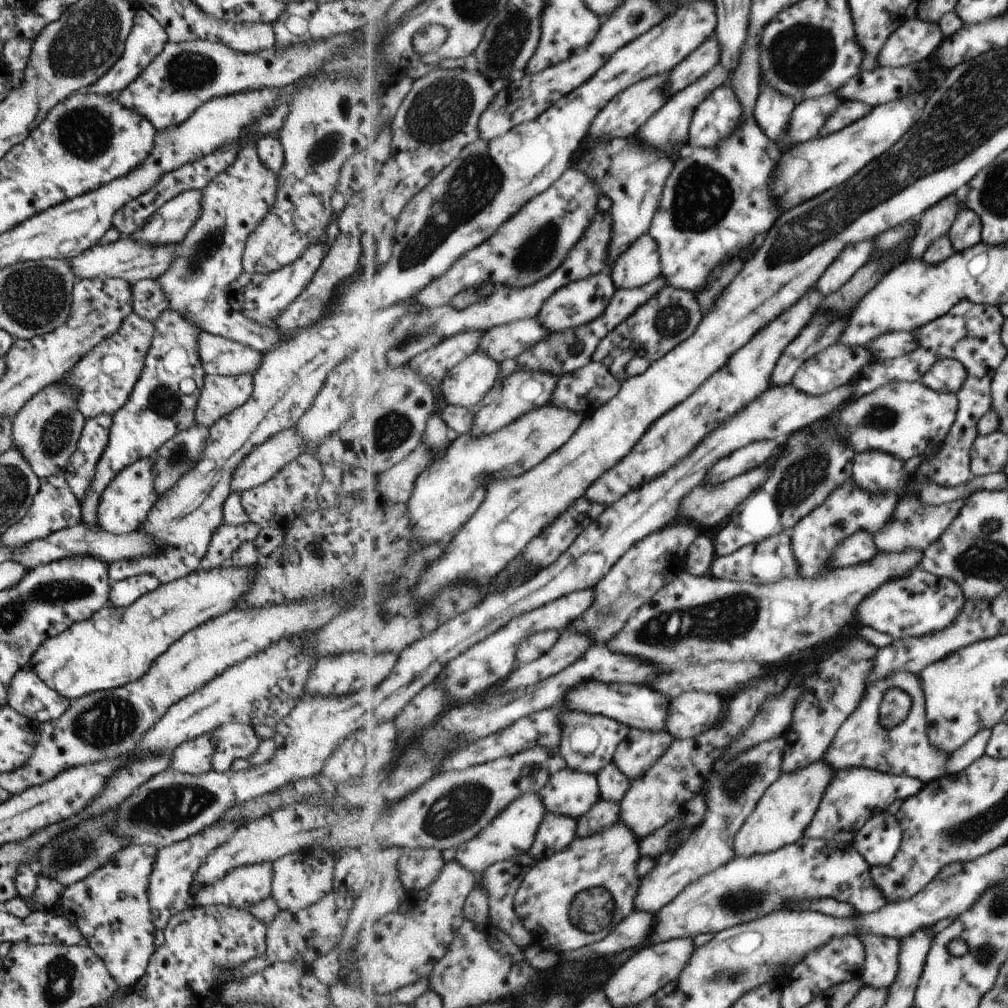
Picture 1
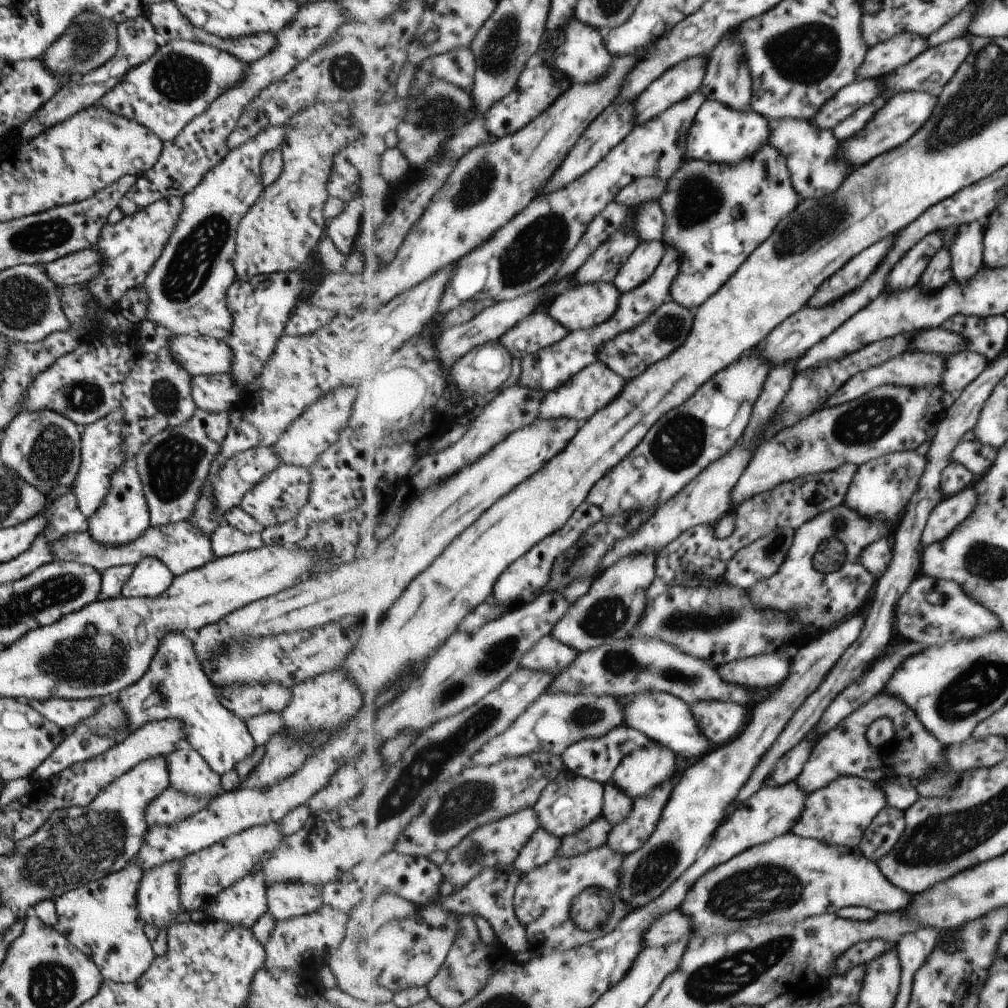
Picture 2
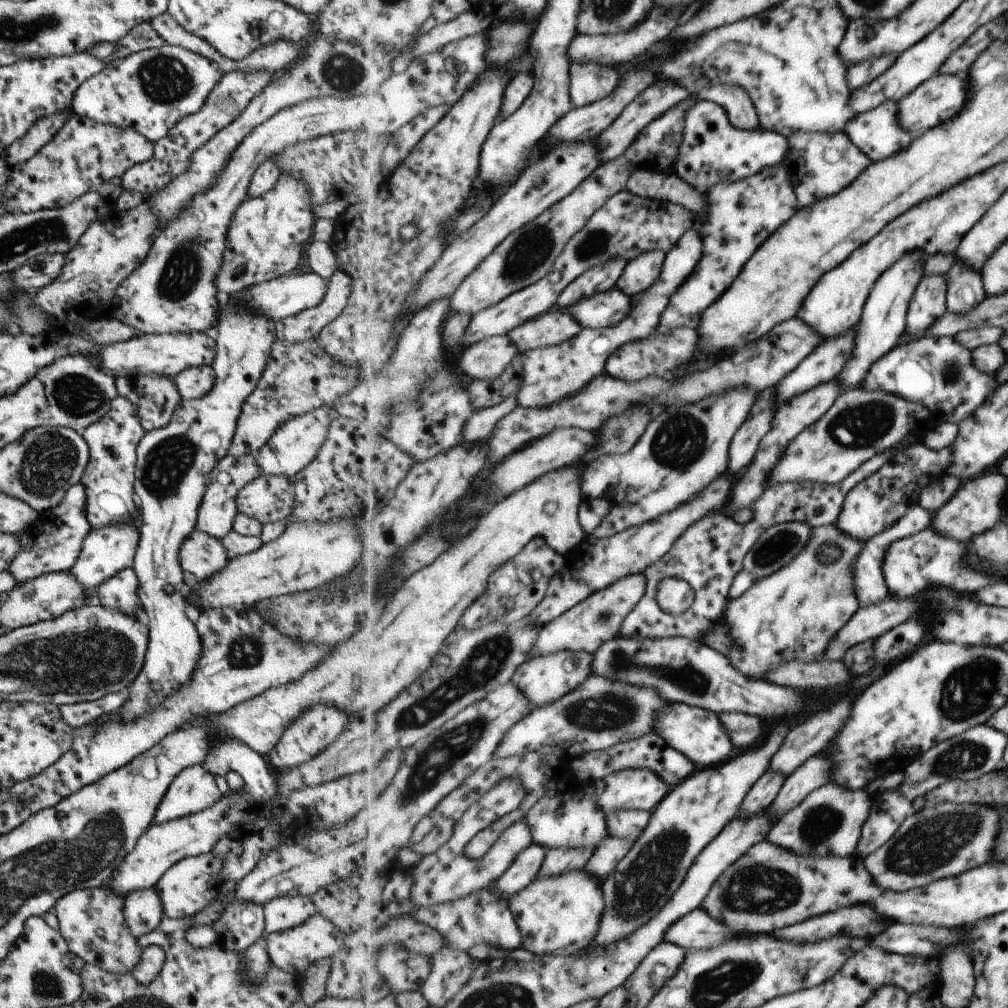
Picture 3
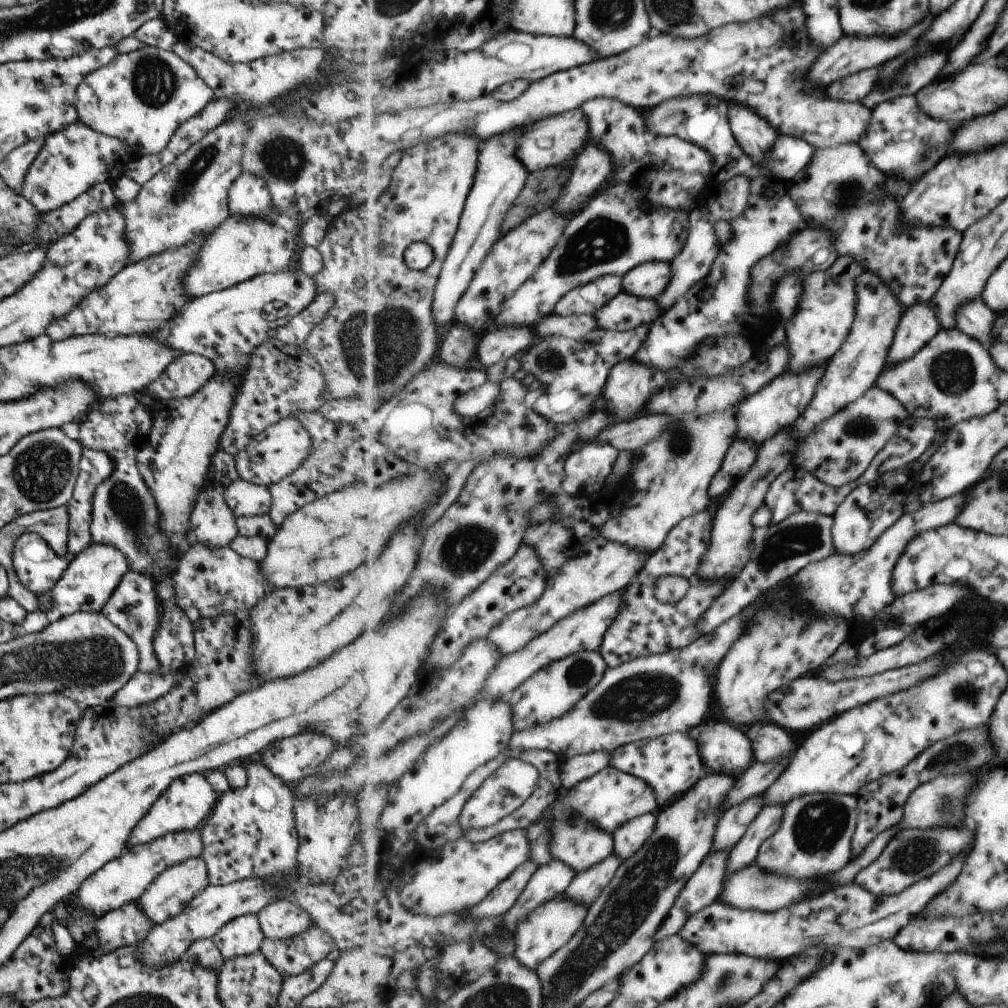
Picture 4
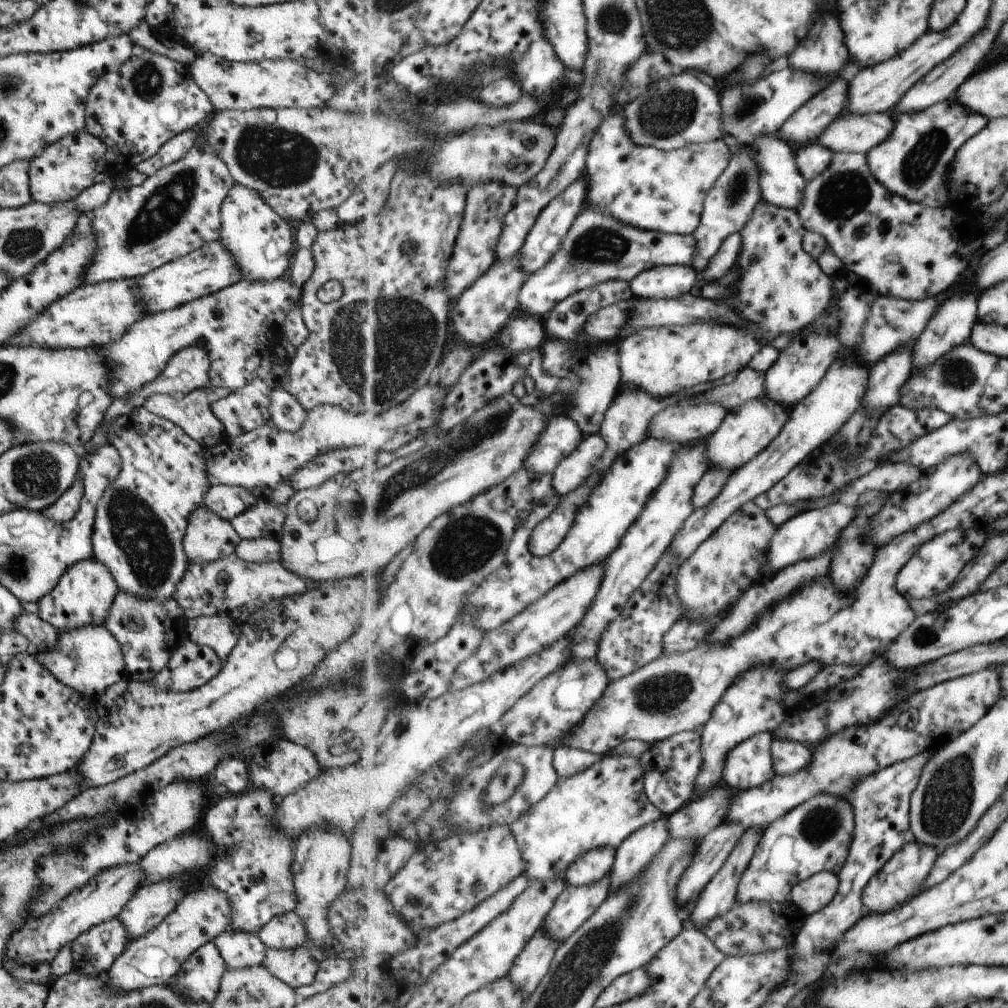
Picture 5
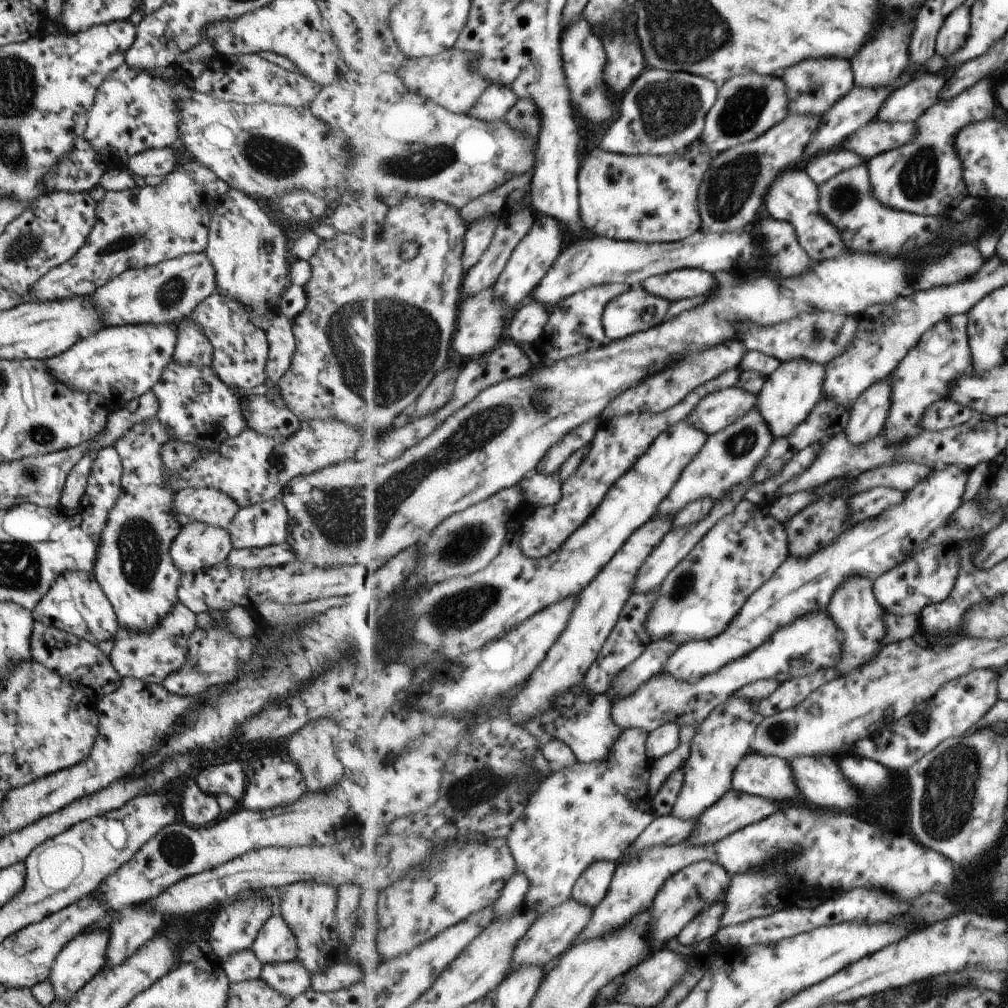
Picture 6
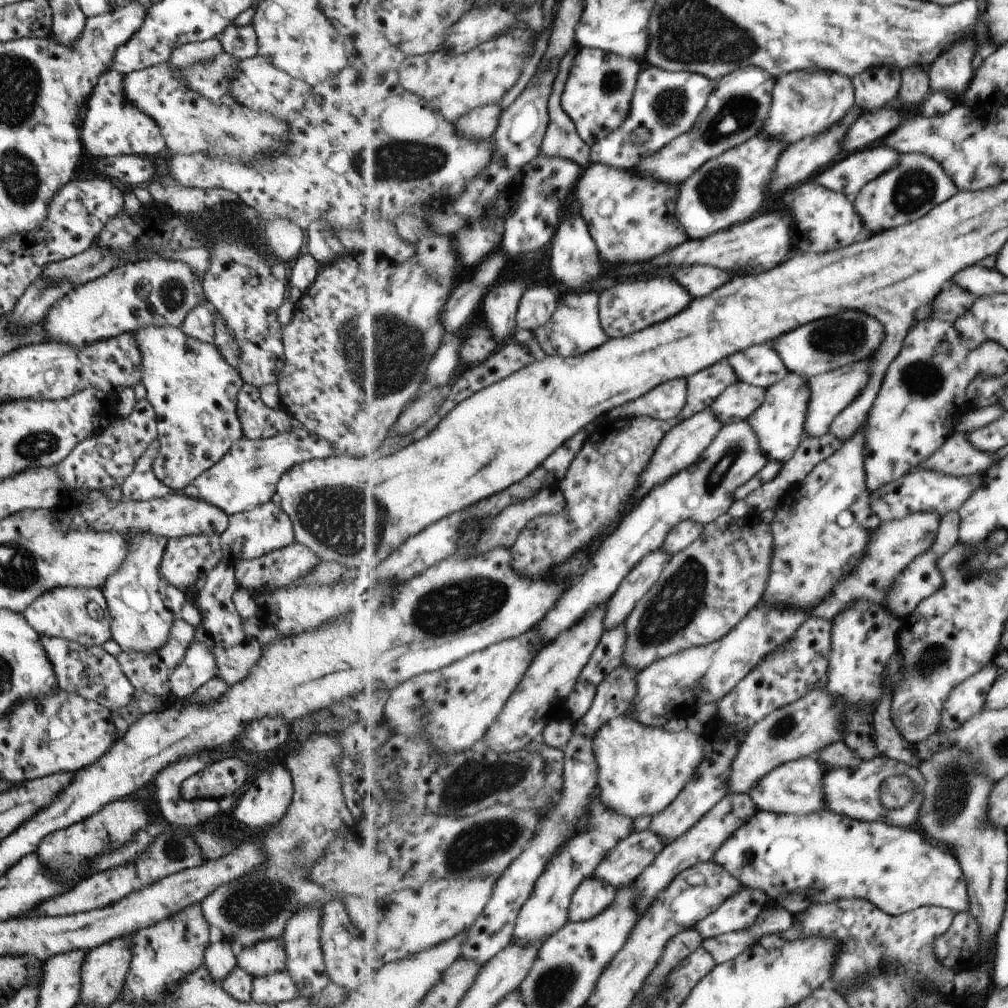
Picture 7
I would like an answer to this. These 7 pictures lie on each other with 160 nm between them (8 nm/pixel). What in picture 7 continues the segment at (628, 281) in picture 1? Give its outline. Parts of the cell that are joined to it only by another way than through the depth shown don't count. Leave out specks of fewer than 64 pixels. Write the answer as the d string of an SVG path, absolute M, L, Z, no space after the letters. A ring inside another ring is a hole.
M713 266L680 267L674 274L675 276L672 275L671 277L677 278L677 282L685 282L685 286L689 286L689 292L695 298L715 292L731 278L727 272L713 268Z

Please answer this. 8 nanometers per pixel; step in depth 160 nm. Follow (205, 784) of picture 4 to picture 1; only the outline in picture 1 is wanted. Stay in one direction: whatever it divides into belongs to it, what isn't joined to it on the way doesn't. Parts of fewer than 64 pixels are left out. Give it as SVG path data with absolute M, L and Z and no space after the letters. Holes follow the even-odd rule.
M210 733L182 742L172 750L168 768L192 775L207 772L211 769L210 760L215 745Z

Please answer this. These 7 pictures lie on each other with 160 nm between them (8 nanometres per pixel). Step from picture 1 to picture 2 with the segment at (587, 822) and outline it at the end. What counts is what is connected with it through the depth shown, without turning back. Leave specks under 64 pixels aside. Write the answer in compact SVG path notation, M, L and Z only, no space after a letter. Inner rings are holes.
M597 818L597 822L581 832L563 838L557 854L561 858L573 858L573 856L581 856L591 850L597 850L608 842L609 834L613 828L611 822L607 822L607 818Z

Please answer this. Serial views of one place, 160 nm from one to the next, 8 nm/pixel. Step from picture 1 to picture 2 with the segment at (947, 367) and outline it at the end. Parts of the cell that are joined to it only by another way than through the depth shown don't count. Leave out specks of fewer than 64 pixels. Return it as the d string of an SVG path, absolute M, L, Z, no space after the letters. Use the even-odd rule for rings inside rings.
M963 351L947 357L948 373L945 374L945 384L940 391L951 395L962 391L972 384L988 368L990 361L979 352Z

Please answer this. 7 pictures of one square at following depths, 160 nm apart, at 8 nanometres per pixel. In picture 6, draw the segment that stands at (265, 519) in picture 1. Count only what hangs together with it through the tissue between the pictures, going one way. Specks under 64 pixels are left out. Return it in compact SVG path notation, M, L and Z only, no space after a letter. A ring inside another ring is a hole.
M209 488L181 489L173 494L171 514L180 527L189 522L226 529L238 508L229 496Z

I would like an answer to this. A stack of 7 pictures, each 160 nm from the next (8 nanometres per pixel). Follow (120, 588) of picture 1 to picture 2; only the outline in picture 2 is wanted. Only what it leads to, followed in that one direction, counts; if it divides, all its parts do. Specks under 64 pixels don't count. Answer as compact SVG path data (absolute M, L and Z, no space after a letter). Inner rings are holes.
M145 556L132 567L131 576L125 582L120 597L157 598L173 582L174 575L155 556Z

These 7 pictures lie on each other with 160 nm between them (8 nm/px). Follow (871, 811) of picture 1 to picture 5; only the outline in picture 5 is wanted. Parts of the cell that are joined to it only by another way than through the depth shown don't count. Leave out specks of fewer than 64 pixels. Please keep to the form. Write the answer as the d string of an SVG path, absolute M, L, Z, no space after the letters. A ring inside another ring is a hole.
M819 793L764 830L753 861L739 882L737 904L792 900L796 884L823 871L838 873L847 862L856 814L844 797Z

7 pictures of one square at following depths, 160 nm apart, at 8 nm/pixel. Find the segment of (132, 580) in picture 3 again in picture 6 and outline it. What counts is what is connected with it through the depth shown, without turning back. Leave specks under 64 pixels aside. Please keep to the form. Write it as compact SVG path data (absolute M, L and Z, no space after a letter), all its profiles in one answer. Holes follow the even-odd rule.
M179 603L175 604L163 620L147 634L129 634L127 630L118 627L112 638L113 648L108 655L113 671L117 672L120 678L135 678L147 685L161 684L165 676L179 670L185 662L187 640L194 627L195 615Z

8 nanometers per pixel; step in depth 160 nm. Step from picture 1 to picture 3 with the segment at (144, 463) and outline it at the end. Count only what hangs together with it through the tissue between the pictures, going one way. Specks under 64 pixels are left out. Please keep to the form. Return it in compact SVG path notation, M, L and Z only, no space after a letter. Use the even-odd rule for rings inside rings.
M137 520L137 527L127 521L121 521L118 525L91 528L86 534L86 537L82 540L82 547L78 557L69 570L74 580L82 586L86 594L86 600L89 594L94 593L96 586L101 581L106 581L109 577L119 574L120 570L132 565L134 552L139 540L138 526L139 520Z

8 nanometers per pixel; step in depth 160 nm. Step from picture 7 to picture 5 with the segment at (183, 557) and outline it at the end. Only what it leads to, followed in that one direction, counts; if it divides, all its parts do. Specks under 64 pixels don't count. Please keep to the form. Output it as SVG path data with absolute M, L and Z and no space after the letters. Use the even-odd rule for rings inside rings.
M200 505L188 516L182 538L182 549L189 563L201 564L233 554L239 539L230 521L220 519L209 509Z

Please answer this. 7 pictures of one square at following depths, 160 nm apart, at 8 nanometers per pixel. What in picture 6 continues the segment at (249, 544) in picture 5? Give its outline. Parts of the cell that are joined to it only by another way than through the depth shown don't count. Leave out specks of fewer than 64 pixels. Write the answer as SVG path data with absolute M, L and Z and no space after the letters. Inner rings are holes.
M287 542L261 548L232 549L225 558L229 567L241 570L277 568L295 560L295 554Z

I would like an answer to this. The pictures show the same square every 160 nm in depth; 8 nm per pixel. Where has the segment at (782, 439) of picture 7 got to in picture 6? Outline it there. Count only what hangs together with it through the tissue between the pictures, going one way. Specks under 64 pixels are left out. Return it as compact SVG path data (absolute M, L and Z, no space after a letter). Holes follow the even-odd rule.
M791 360L782 362L772 377L767 378L763 390L758 397L757 409L764 416L765 422L776 438L791 434L801 422L809 418L809 414L824 399L825 374L827 367L809 362L809 360Z

